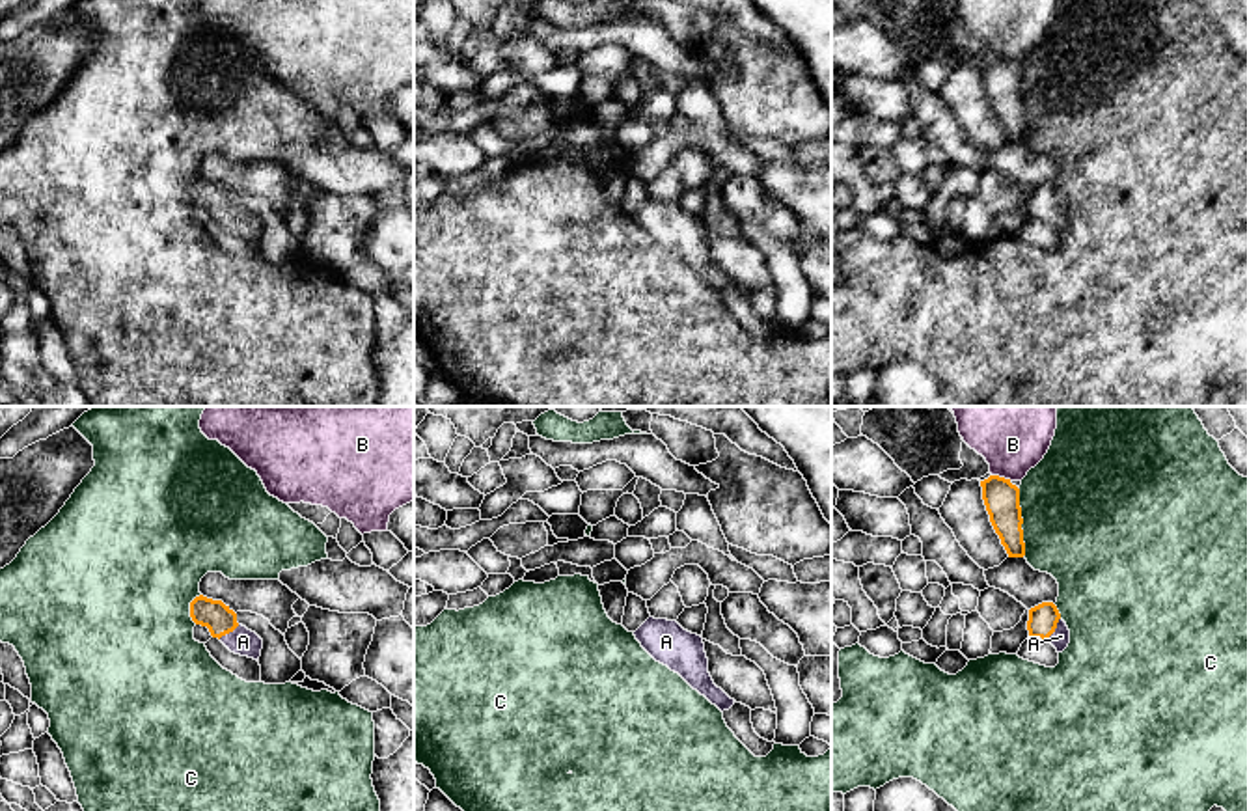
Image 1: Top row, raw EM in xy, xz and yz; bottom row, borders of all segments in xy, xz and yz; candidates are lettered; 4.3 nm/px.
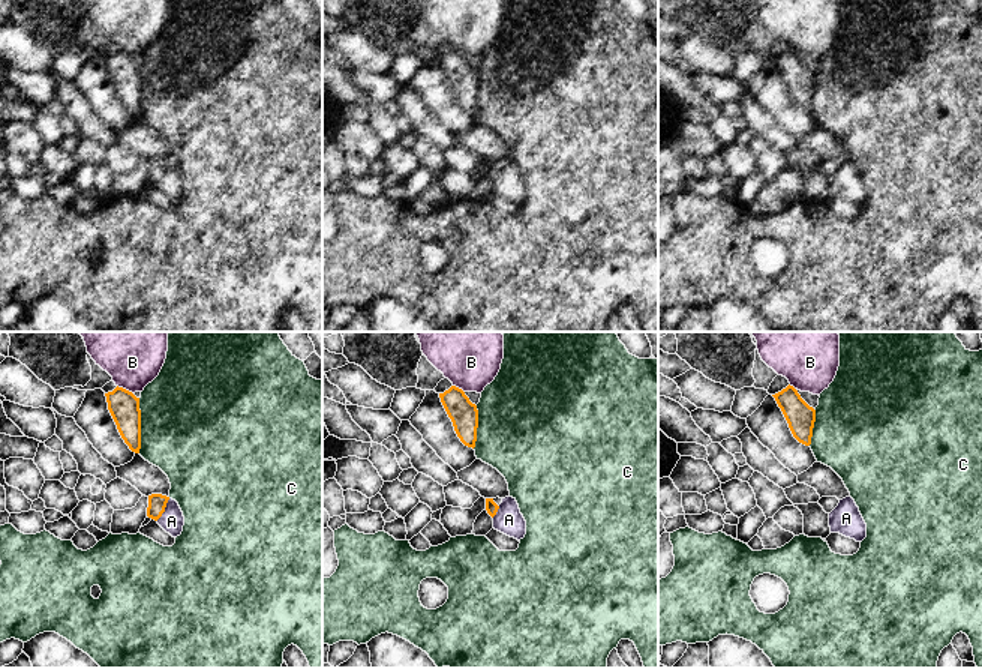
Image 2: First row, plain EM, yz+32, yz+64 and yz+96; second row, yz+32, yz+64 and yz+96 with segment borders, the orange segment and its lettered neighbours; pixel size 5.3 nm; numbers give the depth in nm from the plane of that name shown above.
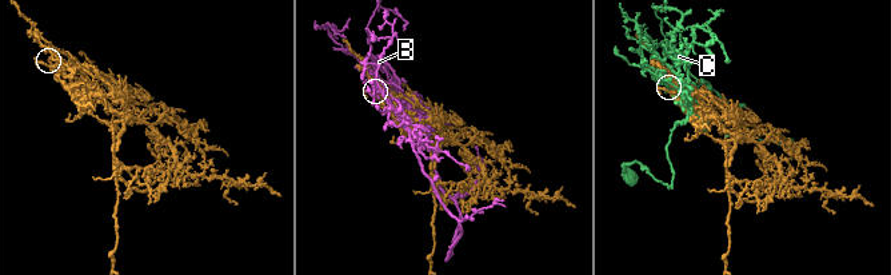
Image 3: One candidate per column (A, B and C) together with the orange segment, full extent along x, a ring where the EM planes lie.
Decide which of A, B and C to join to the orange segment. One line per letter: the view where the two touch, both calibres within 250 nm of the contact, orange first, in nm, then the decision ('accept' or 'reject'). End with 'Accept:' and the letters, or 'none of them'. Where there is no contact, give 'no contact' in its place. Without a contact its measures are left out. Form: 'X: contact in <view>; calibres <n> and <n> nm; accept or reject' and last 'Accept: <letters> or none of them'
A: contact in yz; calibres 130 and 80 nm; accept
B: contact in yz; calibres 160 and 240 nm; reject
C: contact in yz; calibres 160 and 500 nm; reject
Accept: A

